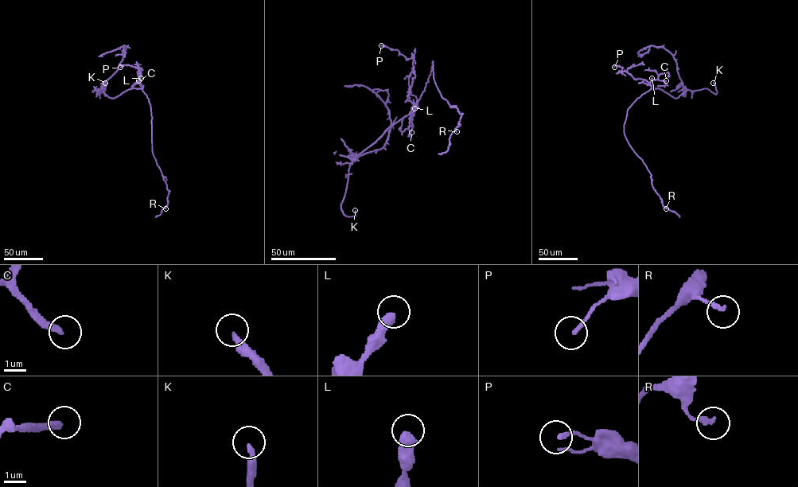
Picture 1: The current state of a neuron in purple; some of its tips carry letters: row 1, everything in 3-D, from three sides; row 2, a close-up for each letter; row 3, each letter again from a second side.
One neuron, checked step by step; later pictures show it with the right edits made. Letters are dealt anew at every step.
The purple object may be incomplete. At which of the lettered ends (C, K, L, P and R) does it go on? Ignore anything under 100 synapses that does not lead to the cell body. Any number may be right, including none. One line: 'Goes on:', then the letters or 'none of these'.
Goes on: C, K

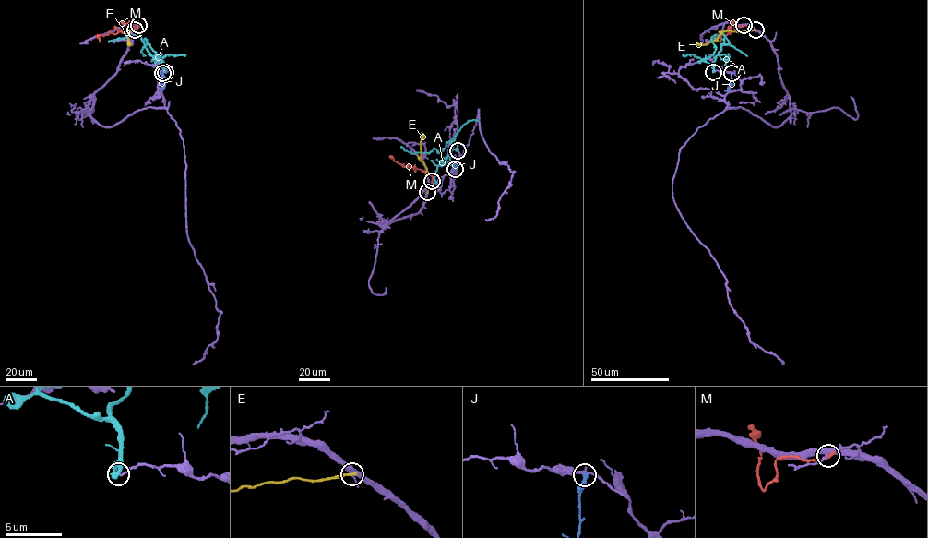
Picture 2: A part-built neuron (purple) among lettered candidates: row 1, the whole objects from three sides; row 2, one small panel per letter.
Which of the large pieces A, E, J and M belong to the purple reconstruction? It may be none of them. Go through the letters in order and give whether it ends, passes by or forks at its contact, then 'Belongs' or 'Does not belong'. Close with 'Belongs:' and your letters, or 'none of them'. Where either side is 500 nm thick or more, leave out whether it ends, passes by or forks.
A: Does not belong
E: It ends there. Does not belong
J: It ends there. Does not belong
M: It ends there. Does not belong
Belongs: none of them

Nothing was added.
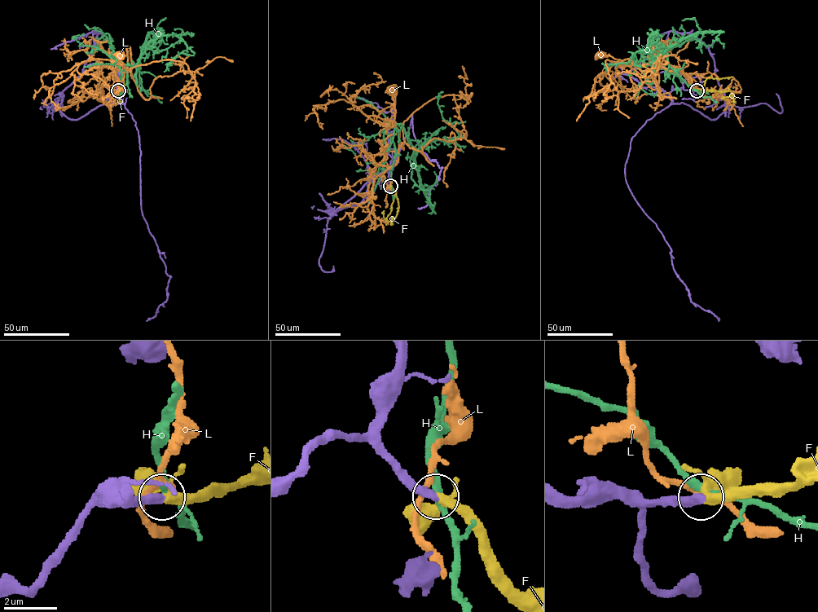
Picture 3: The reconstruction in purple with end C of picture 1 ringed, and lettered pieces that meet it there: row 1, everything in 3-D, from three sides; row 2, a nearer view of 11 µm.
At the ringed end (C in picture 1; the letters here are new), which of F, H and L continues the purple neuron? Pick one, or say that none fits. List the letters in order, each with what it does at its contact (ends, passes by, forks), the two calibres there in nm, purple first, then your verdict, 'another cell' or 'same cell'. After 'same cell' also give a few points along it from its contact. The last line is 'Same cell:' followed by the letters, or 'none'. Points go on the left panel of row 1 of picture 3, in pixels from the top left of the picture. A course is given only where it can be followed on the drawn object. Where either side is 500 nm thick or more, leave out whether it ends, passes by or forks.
F: it forks; calibres 340 and 280 nm; same cell; course (118, 90), (127, 91), (120, 90), (112, 99)
H: it passes by; calibres 320 and 240 nm; another cell
L: it passes by; calibres 400 and 200 nm; another cell
Same cell: F

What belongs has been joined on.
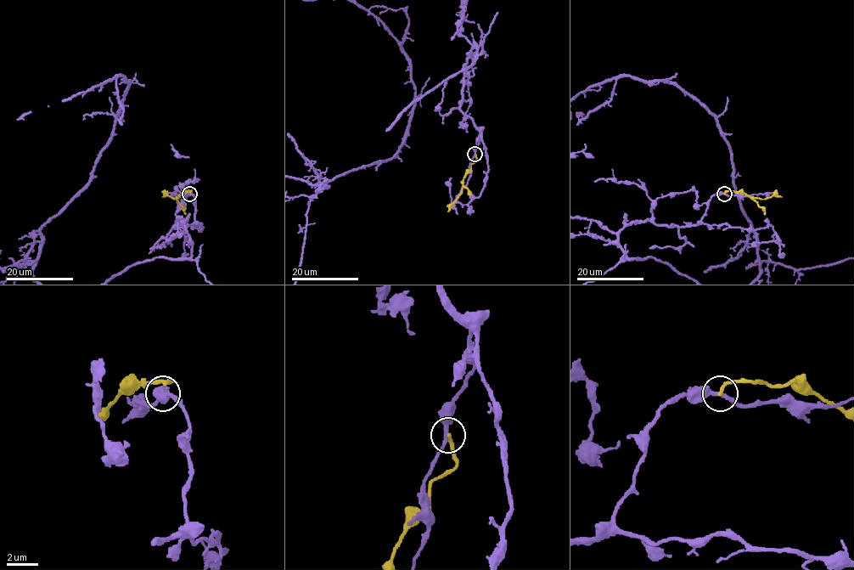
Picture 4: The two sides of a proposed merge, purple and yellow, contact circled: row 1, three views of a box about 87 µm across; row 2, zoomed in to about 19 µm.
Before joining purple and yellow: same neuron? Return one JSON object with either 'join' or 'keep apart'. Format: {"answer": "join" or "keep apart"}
{"answer": "keep apart"}

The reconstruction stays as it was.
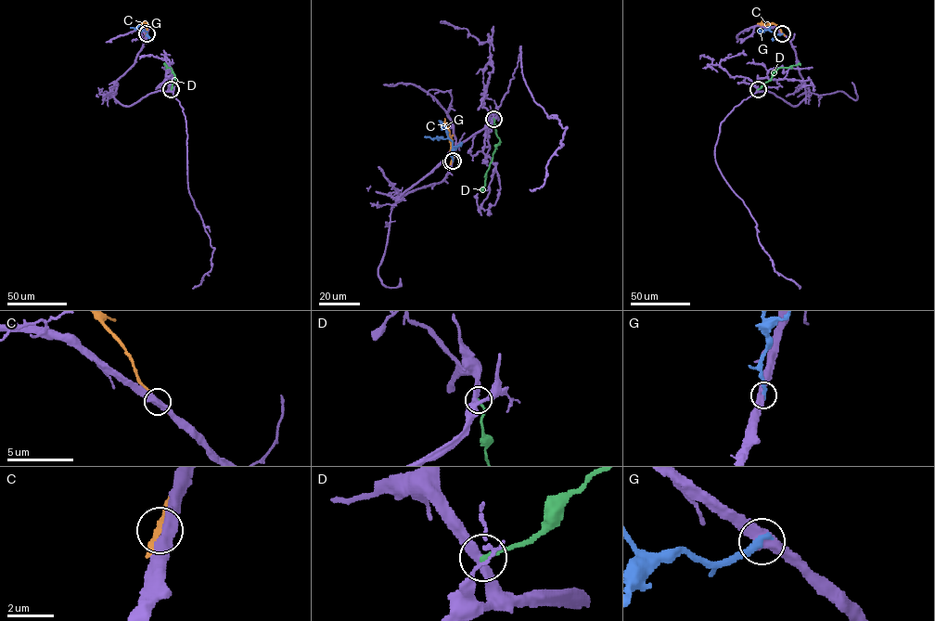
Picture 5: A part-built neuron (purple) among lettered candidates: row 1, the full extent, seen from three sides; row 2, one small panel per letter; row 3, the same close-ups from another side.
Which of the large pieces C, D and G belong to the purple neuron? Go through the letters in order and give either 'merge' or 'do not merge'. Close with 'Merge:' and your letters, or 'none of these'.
C: do not merge
D: do not merge
G: do not merge
Merge: none of these

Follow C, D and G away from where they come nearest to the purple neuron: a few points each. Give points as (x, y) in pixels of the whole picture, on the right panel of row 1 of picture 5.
C: (783, 33), (774, 23), (757, 23)
D: (758, 89), (771, 80), (778, 68), (800, 65)
G: (782, 33), (775, 34), (768, 28)

